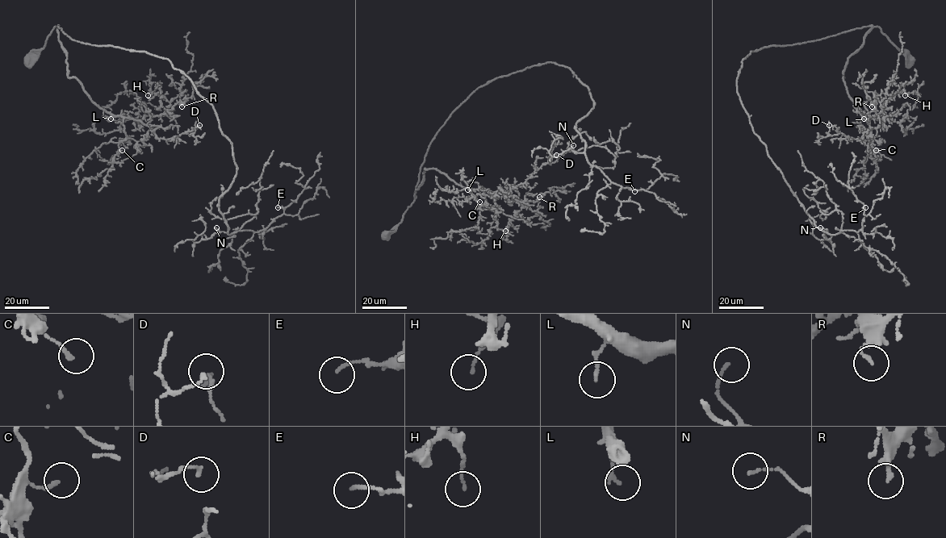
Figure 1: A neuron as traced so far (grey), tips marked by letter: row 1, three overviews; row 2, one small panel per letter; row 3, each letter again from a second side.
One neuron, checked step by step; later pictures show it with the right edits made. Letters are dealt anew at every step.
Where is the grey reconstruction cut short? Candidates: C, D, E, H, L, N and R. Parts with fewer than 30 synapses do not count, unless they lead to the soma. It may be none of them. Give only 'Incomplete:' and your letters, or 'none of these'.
Incomplete: none of these

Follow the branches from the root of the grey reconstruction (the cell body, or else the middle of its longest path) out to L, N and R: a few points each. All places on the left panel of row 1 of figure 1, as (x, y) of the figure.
L: (27, 60), (44, 46), (56, 26), (68, 77), (75, 77), (110, 118)
N: (27, 60), (58, 26), (182, 71), (232, 147), (236, 173), (219, 202), (228, 230), (216, 227)
R: (27, 60), (44, 46), (56, 26), (68, 77), (75, 77), (99, 107), (146, 124), (180, 101), (182, 106)

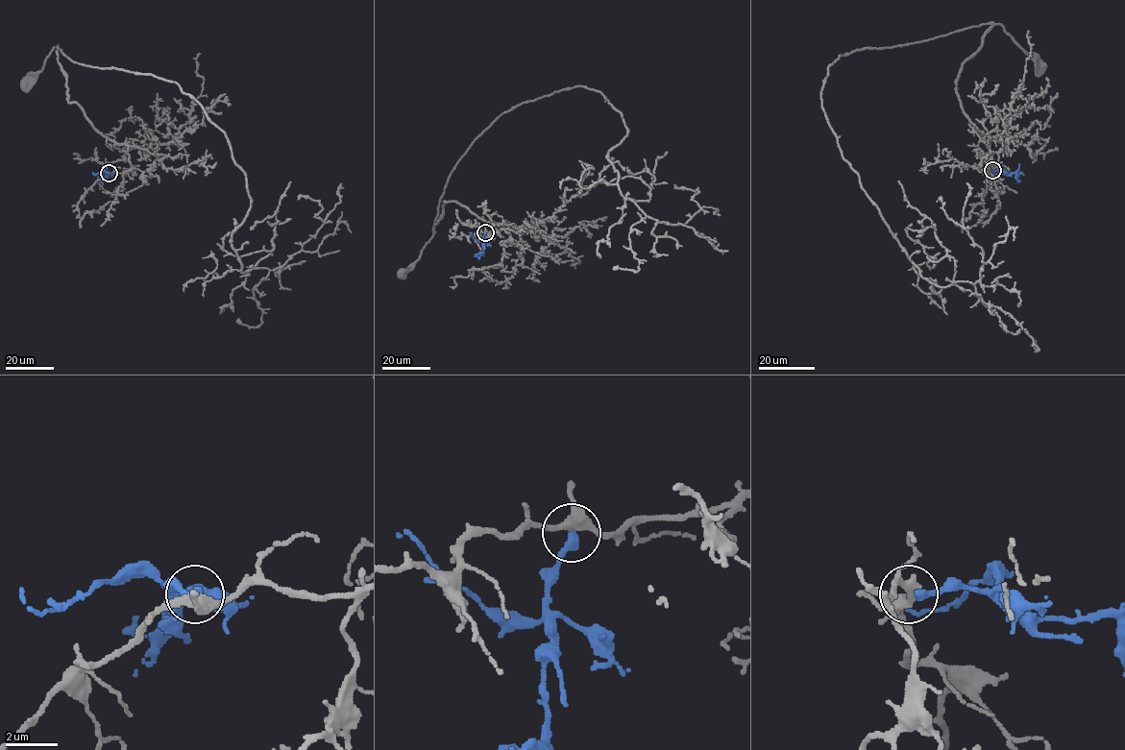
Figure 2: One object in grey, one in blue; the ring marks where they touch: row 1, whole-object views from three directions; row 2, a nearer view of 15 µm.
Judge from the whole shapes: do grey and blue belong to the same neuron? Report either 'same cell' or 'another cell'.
same cell

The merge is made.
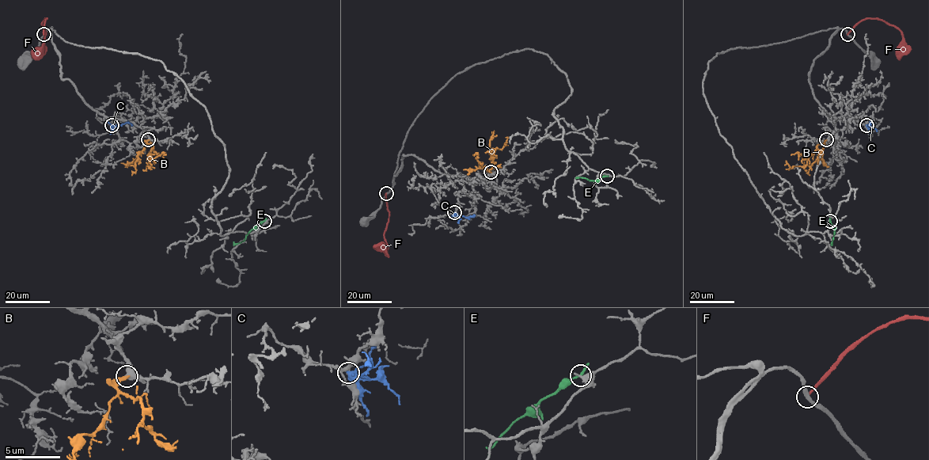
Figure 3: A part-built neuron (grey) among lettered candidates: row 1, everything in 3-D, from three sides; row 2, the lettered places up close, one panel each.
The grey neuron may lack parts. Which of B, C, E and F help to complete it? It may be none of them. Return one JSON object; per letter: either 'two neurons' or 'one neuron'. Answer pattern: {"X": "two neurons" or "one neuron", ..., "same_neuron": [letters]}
{"B": "one neuron", "C": "two neurons", "E": "two neurons", "F": "two neurons", "same_neuron": ["B"]}

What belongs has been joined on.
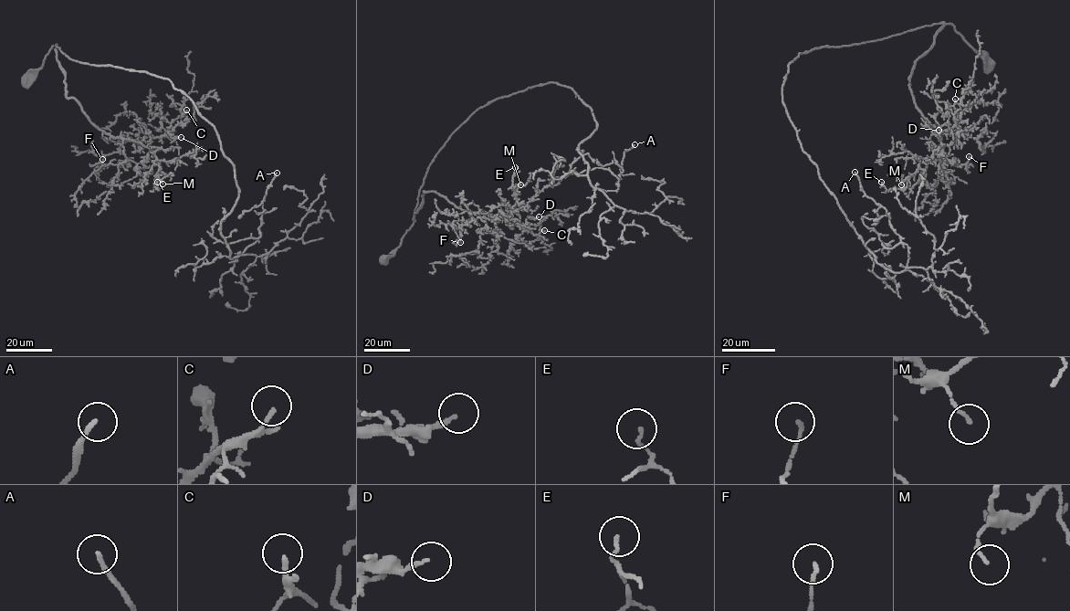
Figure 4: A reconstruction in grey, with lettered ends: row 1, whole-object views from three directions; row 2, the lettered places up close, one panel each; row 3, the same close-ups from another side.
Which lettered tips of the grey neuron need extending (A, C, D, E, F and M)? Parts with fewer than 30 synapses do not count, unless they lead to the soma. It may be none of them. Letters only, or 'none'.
A, C, D

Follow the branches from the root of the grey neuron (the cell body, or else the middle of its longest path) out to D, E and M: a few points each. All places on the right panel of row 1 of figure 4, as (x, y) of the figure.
D: (991, 64), (950, 23), (938, 33), (916, 60), (909, 88), (940, 141), (949, 126), (938, 130)
E: (991, 64), (950, 23), (938, 33), (916, 60), (909, 88), (940, 145), (903, 189), (887, 190), (881, 182)
M: (991, 64), (950, 23), (916, 60), (909, 88), (940, 145), (901, 184)

